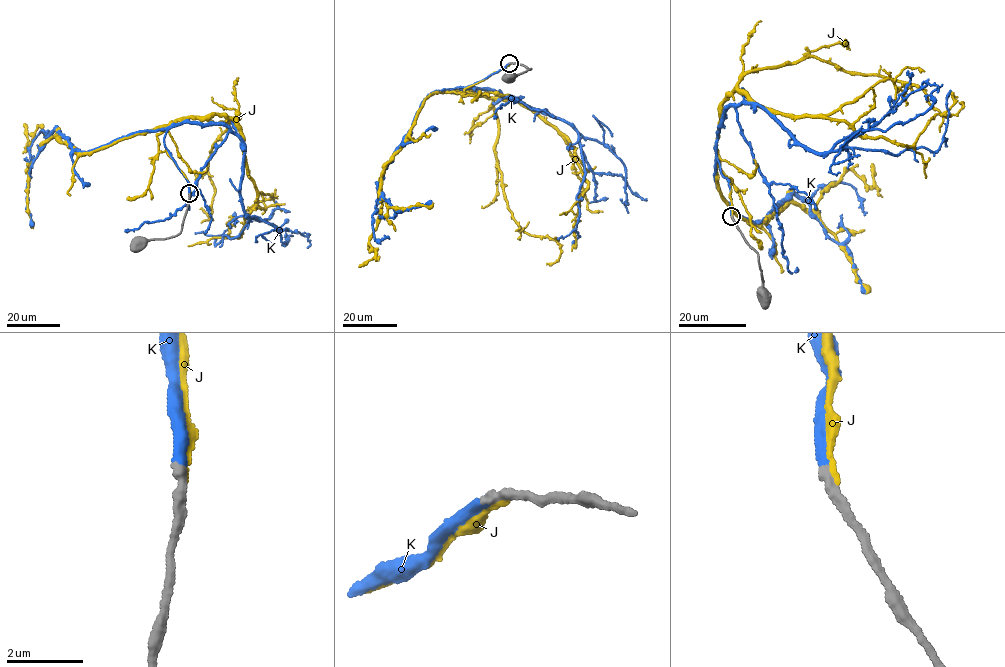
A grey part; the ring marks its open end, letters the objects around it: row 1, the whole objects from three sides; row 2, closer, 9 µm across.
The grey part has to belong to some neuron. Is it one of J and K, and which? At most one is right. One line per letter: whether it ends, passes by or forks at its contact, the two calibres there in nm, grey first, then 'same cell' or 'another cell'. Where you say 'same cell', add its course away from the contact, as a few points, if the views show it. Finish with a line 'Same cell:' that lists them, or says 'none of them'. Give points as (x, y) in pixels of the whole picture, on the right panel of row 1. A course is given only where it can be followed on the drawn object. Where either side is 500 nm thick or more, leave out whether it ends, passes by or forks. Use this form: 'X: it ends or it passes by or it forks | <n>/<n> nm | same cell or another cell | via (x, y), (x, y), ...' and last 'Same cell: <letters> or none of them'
J: it ends | 320/150 nm | another cell
K: it ends | 260/320 nm | same cell | via (731, 215), (716, 152), (734, 103), (759, 106), (820, 153), (898, 155), (940, 145), (950, 90)
Same cell: K

